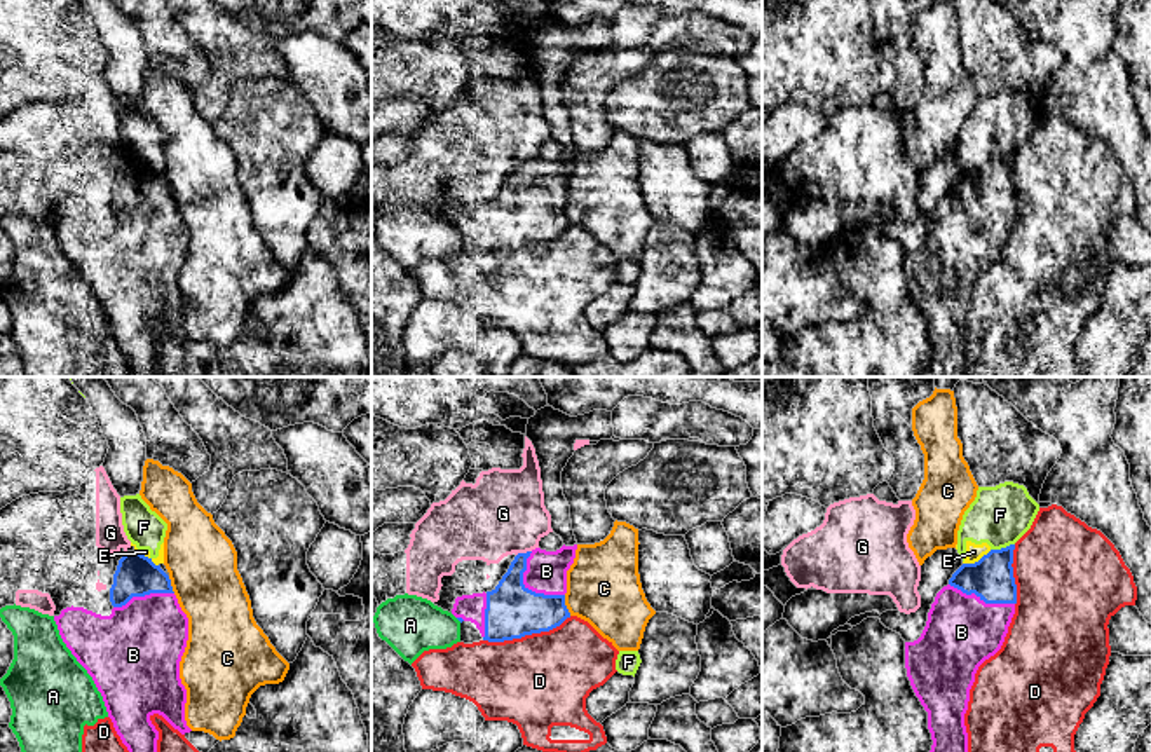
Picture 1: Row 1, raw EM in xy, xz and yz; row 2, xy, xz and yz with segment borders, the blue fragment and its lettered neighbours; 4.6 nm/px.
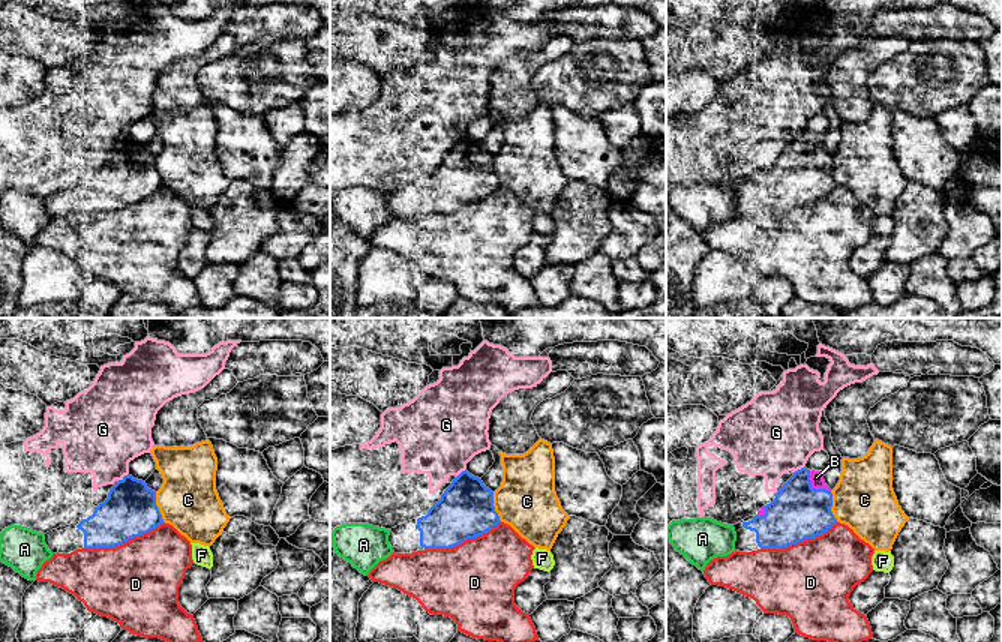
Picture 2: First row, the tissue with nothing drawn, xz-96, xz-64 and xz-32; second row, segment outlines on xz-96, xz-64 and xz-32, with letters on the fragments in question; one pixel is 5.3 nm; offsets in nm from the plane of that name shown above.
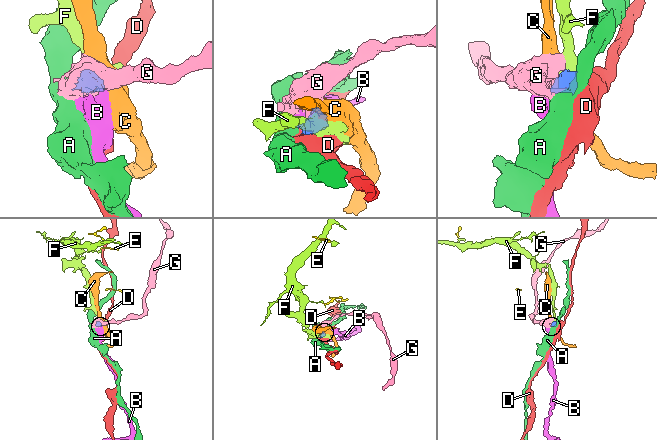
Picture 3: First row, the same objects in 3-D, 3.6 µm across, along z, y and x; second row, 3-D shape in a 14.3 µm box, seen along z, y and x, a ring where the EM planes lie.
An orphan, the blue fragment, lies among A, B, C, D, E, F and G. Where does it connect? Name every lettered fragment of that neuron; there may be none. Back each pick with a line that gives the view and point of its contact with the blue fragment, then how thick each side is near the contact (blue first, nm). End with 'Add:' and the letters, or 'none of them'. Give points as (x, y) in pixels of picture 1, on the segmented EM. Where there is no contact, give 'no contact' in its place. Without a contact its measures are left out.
B: contact xz (527, 588); calibres 260 and 190 nm
Add: B

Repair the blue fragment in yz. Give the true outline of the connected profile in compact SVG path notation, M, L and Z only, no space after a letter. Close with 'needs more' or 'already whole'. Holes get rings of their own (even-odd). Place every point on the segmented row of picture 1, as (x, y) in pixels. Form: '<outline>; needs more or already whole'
M1013 550L963 564L936 593L921 637L905 642L907 677L928 712L930 752L968 752L964 714L975 673L1001 649L1015 614Z; needs more

